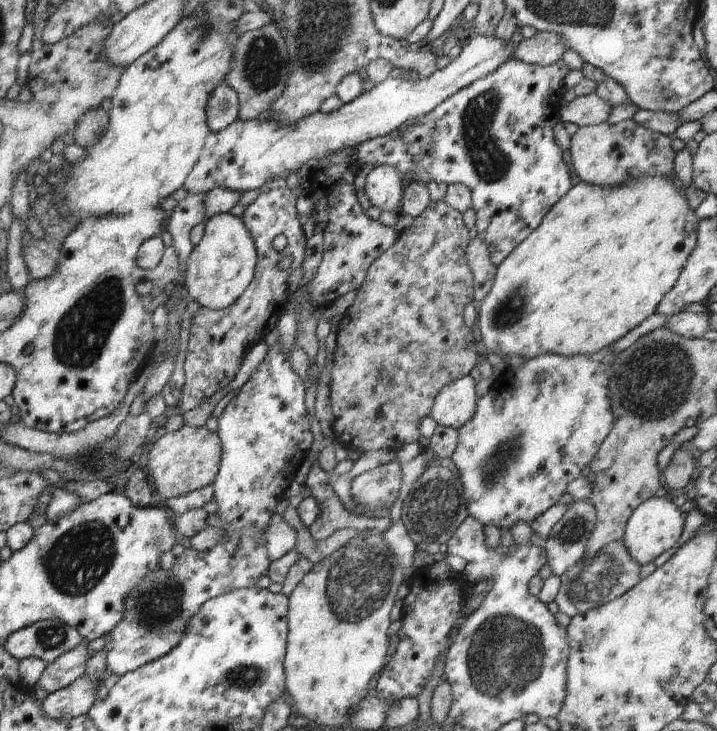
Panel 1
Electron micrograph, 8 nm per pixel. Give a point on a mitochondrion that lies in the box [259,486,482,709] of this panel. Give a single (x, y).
(359, 582)

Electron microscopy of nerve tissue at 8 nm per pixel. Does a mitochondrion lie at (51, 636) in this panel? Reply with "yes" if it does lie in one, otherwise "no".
yes

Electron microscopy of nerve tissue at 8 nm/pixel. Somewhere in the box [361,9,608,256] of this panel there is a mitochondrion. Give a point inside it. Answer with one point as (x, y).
(490, 163)

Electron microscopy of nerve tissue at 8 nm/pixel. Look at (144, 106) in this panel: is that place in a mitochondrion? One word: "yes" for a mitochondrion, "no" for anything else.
no

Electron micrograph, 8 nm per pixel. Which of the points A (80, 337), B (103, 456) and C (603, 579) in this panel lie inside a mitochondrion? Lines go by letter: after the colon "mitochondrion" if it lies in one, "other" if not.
A: mitochondrion
B: mitochondrion
C: mitochondrion

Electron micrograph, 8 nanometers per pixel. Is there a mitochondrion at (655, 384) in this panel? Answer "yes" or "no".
yes

